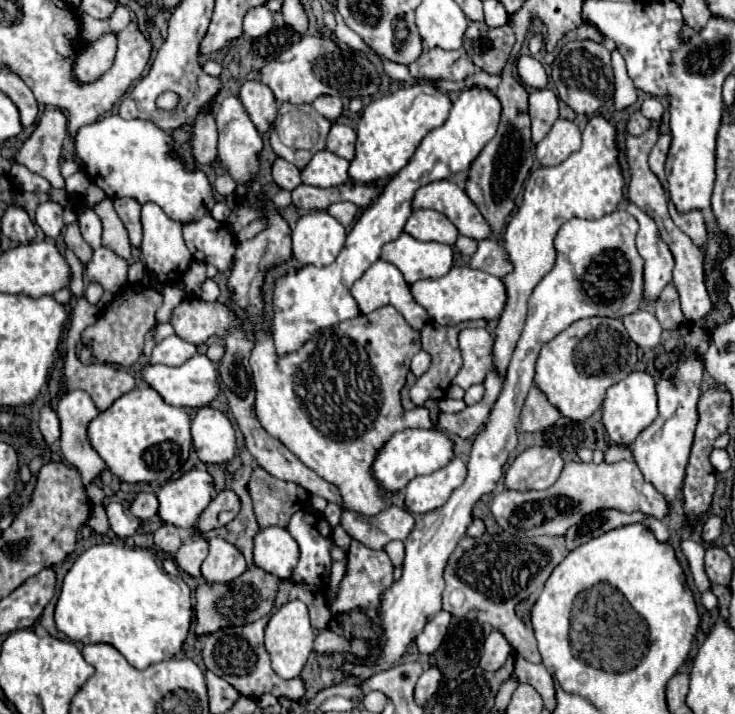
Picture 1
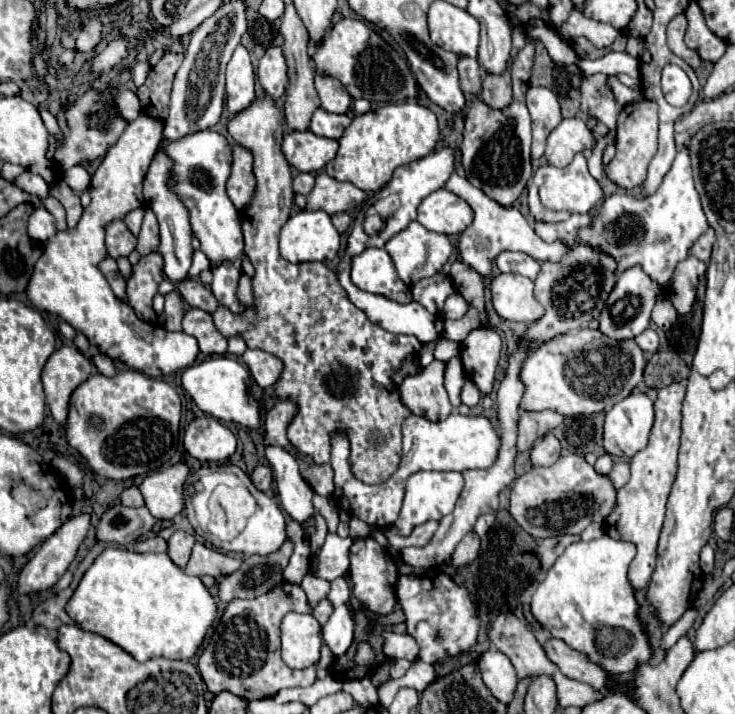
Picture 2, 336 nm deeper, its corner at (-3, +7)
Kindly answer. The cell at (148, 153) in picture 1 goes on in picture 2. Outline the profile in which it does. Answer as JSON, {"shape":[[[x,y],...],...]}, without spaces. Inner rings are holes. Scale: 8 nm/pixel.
{"shape":[[[203,130],[187,134],[163,146],[165,154],[173,160],[169,174],[169,188],[189,210],[193,234],[201,242],[201,250],[211,260],[213,282],[211,290],[219,304],[231,308],[231,312],[243,312],[243,306],[237,300],[237,280],[241,276],[241,254],[243,254],[243,234],[239,210],[231,204],[225,194],[225,182],[231,174],[231,146],[219,132]]]}

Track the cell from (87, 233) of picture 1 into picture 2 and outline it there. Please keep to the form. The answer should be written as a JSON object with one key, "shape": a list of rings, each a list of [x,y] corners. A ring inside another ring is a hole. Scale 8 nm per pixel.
{"shape":[[[141,114],[125,128],[91,176],[91,204],[84,208],[79,224],[47,240],[43,256],[37,260],[25,290],[37,310],[61,316],[113,360],[155,378],[191,366],[199,354],[197,340],[185,332],[167,332],[159,324],[141,322],[135,312],[111,292],[97,264],[107,254],[105,228],[115,220],[123,220],[127,212],[143,206],[143,176],[147,174],[161,138],[163,124],[147,114]]]}

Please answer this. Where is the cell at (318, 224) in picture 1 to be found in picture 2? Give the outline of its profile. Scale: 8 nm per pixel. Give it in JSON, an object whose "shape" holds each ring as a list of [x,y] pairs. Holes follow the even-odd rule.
{"shape":[[[299,210],[281,228],[281,256],[289,262],[333,260],[339,252],[339,232],[323,210]]]}

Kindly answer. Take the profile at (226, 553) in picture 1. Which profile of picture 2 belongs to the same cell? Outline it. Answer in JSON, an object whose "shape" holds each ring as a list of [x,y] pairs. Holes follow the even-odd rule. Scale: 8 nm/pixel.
{"shape":[[[197,542],[195,548],[193,548],[191,560],[189,560],[185,572],[191,574],[191,576],[209,574],[209,576],[213,576],[213,578],[221,578],[221,576],[225,576],[225,574],[235,572],[239,566],[241,566],[241,560],[239,560],[239,558],[221,554],[221,552],[213,550],[213,548],[207,548],[205,544]]]}

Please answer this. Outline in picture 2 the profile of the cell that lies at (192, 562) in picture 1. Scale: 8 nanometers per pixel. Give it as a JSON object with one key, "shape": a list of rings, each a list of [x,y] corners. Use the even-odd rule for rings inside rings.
{"shape":[[[179,530],[175,532],[171,538],[169,538],[169,558],[179,566],[179,568],[185,568],[189,558],[191,558],[191,550],[193,550],[193,544],[195,544],[195,536]]]}

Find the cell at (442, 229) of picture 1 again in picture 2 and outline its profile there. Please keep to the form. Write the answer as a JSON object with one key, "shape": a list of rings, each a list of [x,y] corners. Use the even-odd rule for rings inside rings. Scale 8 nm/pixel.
{"shape":[[[447,188],[429,194],[419,204],[417,222],[431,232],[455,236],[461,234],[471,224],[471,220],[473,220],[473,212],[469,204],[463,202],[453,192],[449,192]]]}

